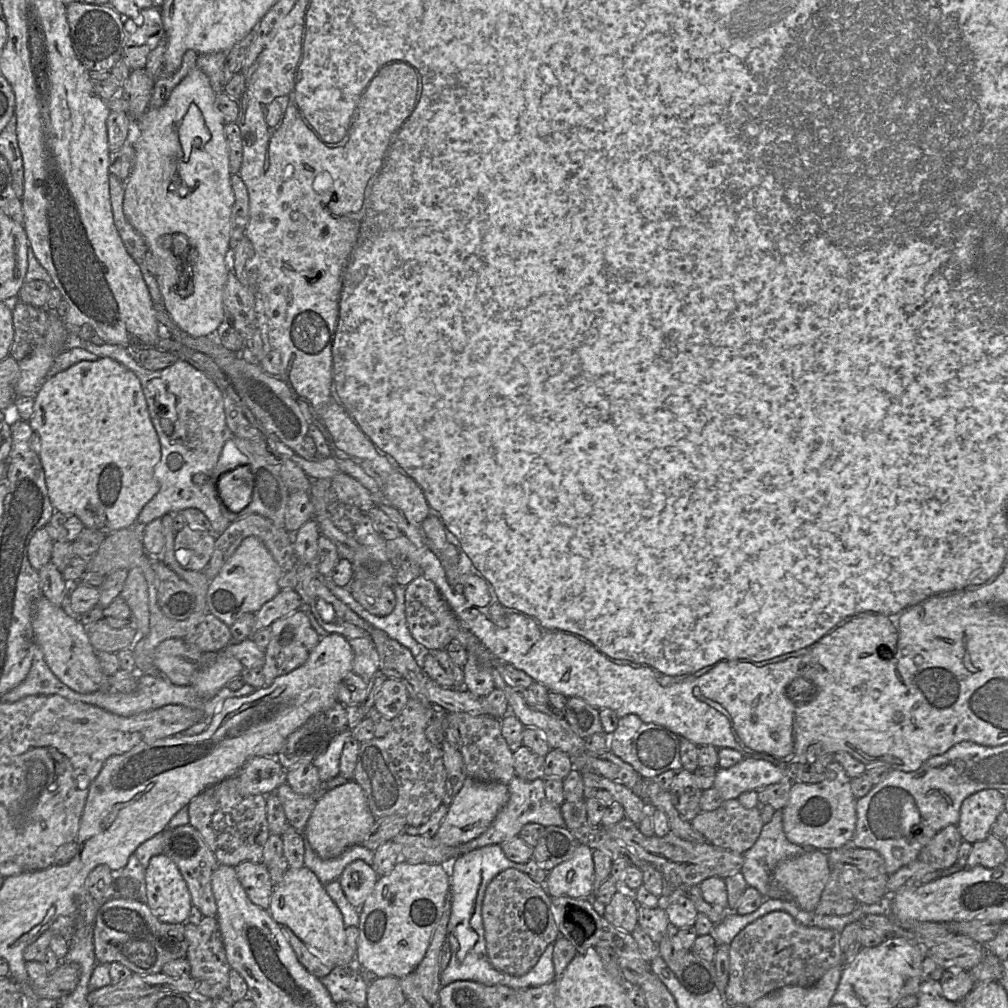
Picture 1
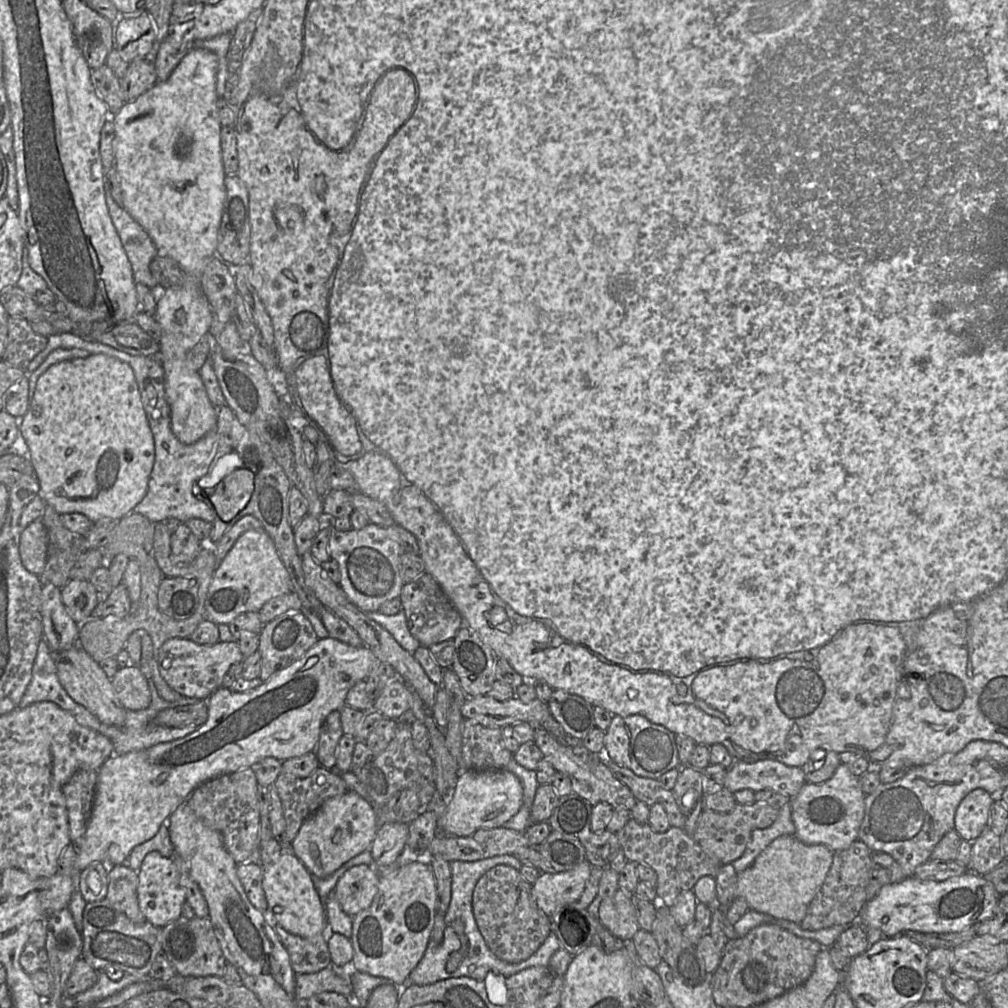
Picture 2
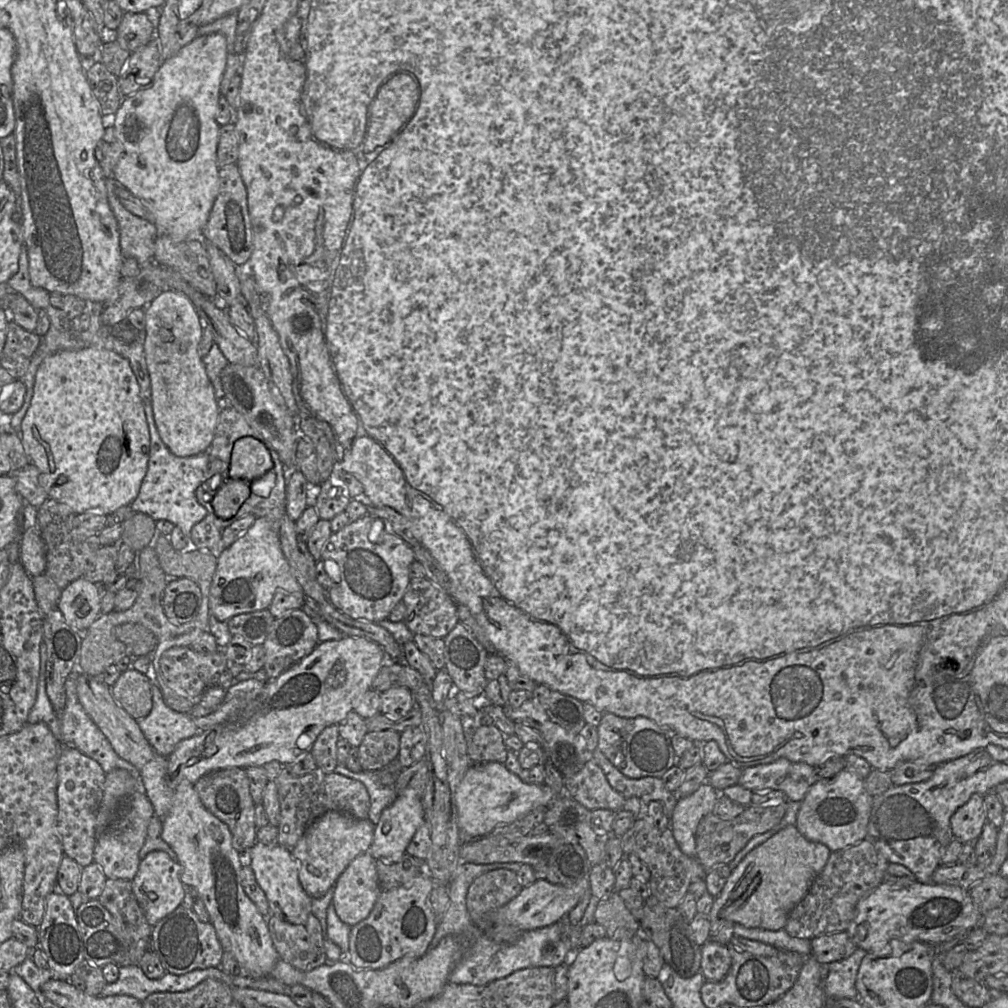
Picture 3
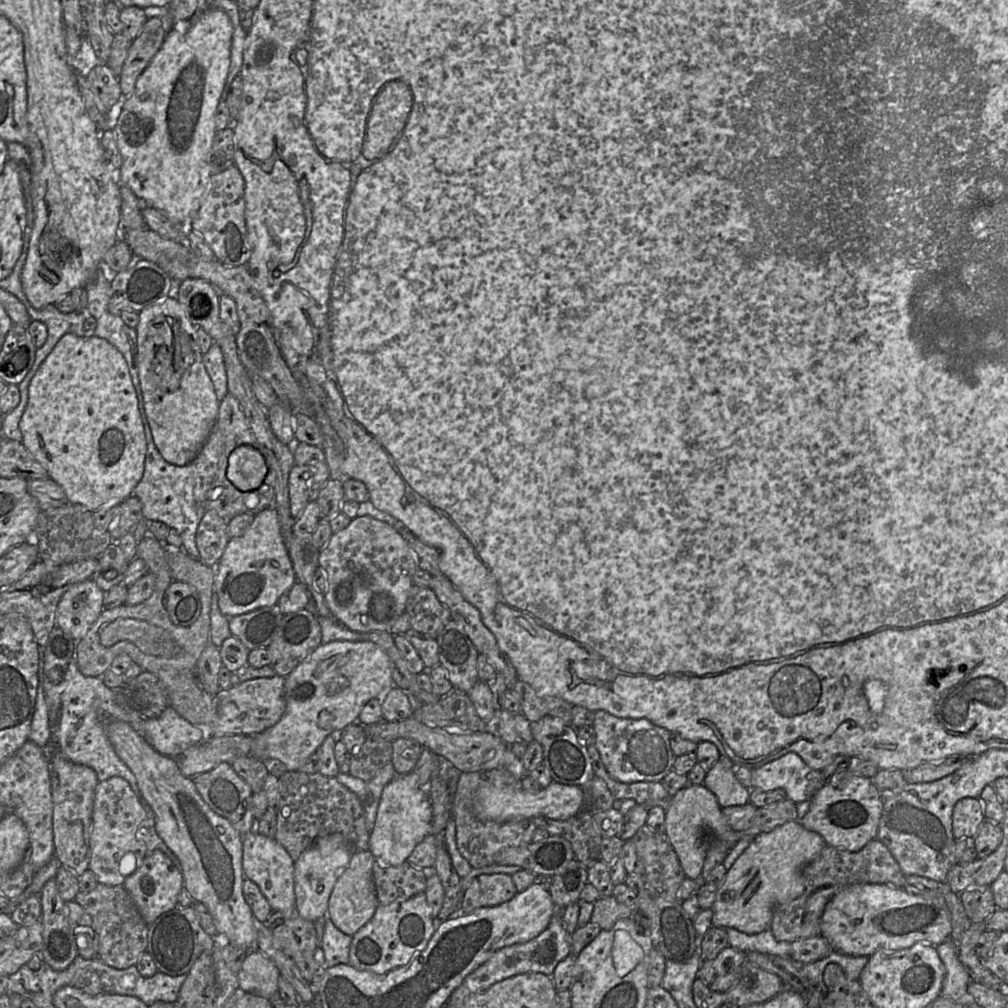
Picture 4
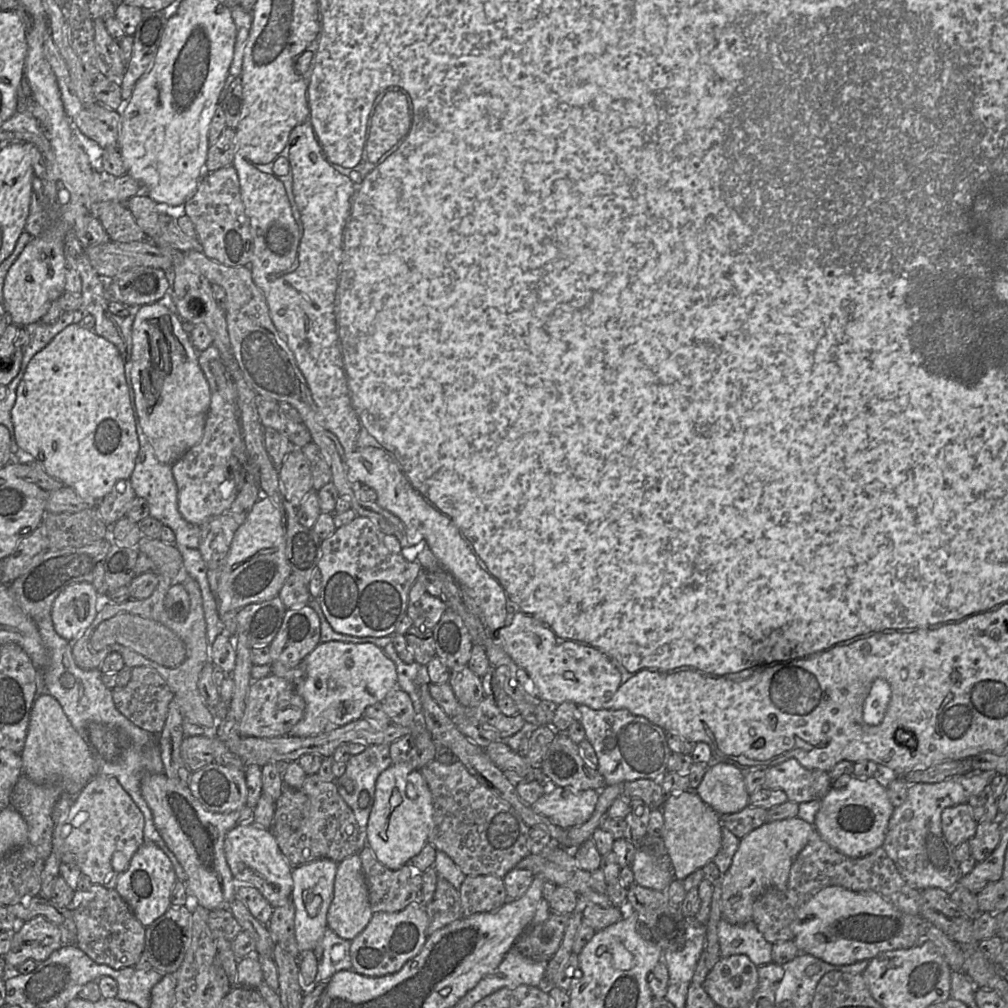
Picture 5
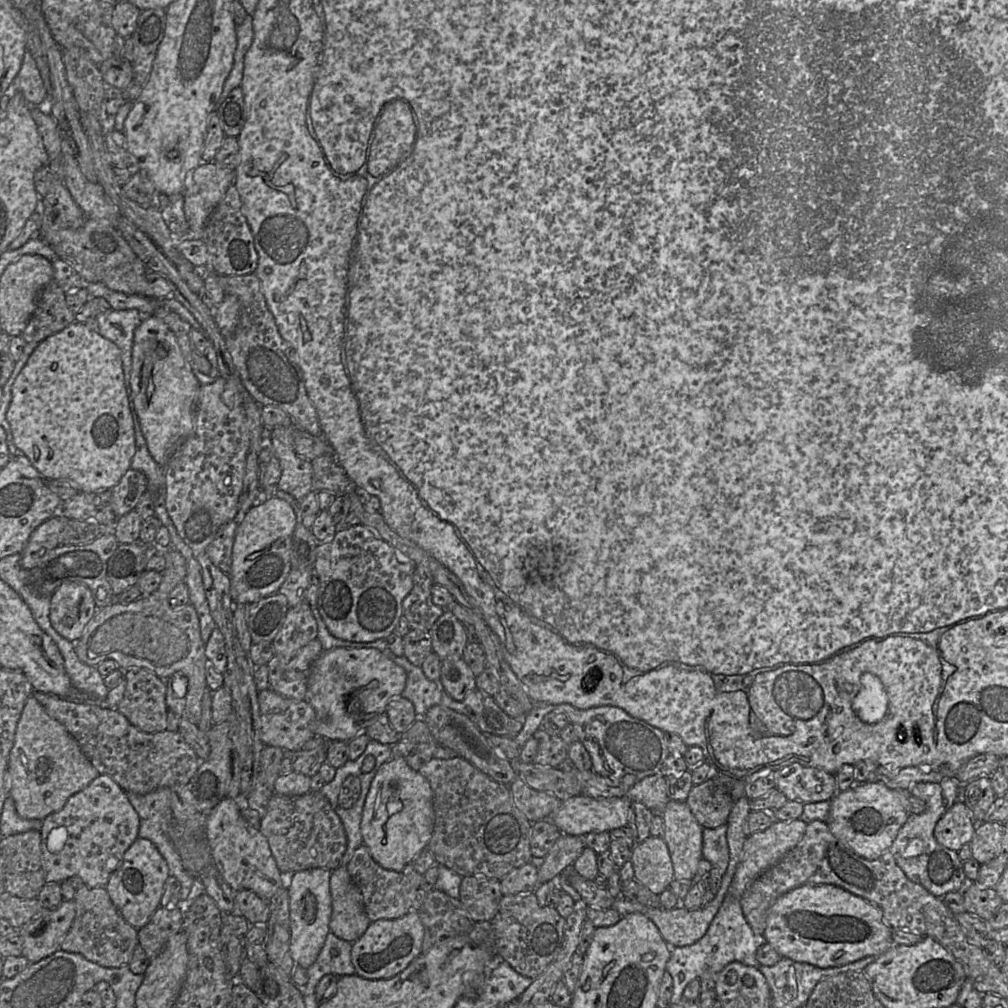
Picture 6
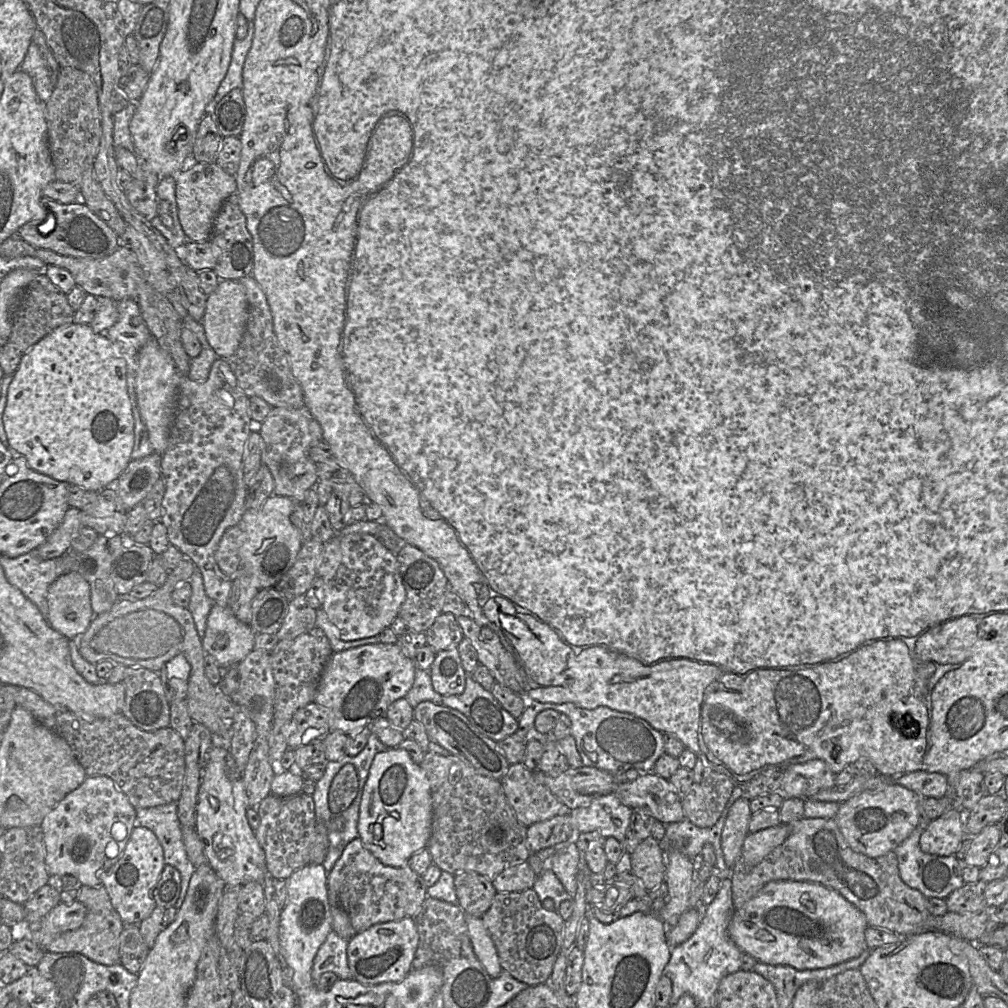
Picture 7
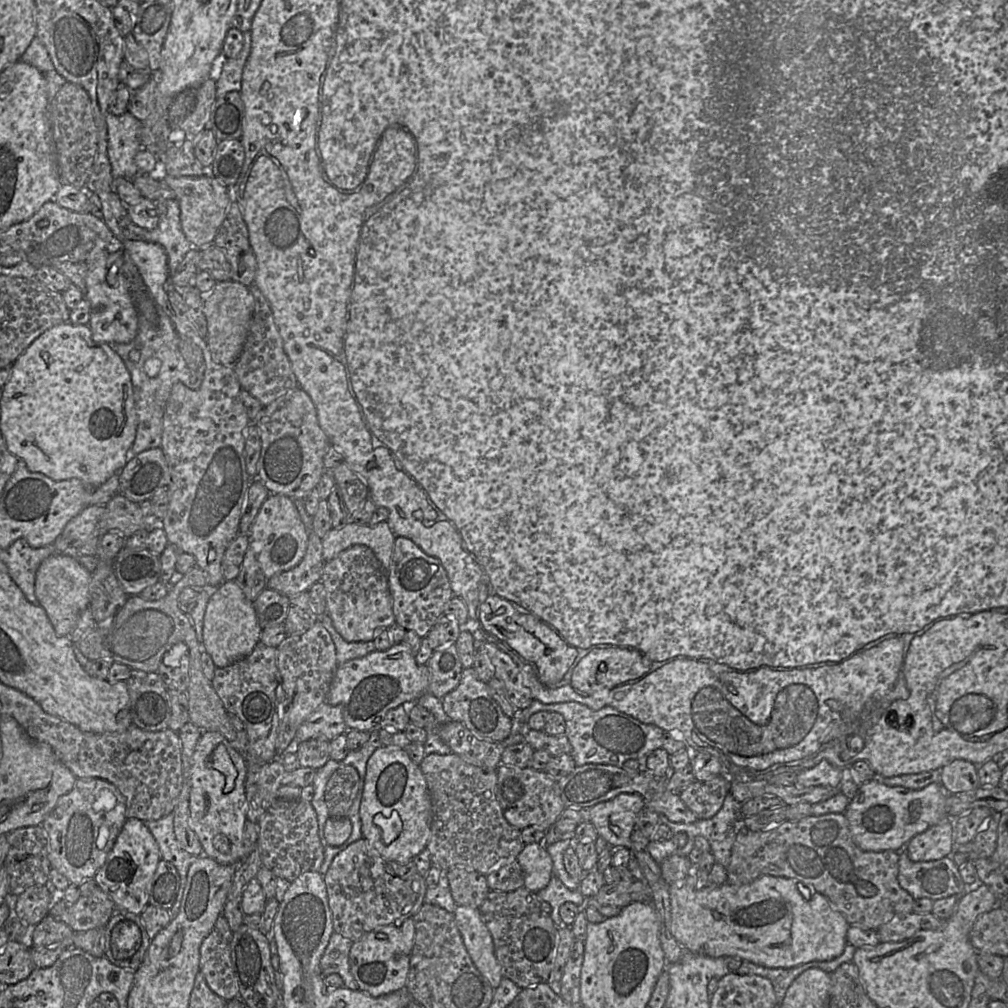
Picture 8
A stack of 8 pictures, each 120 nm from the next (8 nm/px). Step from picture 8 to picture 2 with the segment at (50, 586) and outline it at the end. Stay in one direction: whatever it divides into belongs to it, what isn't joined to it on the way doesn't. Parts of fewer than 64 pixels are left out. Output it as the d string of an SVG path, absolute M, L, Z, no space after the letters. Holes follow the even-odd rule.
M70 579L61 588L61 597L68 614L77 624L87 622L87 618L102 599L89 581L77 579Z

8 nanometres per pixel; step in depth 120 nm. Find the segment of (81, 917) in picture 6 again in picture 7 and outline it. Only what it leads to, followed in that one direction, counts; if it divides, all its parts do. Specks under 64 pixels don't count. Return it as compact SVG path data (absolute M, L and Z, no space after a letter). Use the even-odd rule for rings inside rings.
M83 886L79 888L77 900L86 907L86 916L82 925L75 930L67 931L56 937L45 949L52 953L74 952L105 966L120 963L119 938L124 922L114 909L105 887Z

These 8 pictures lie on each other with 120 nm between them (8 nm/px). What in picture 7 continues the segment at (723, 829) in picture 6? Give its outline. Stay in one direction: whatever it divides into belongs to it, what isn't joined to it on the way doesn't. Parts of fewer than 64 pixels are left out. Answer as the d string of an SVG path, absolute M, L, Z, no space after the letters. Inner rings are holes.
M735 786L732 795L717 823L709 828L700 828L688 819L665 824L666 833L659 842L661 849L666 853L669 850L677 850L690 859L702 853L704 844L710 843L715 851L715 873L723 881L731 876L731 868L726 865L721 847L722 830L732 804L743 796L744 786Z

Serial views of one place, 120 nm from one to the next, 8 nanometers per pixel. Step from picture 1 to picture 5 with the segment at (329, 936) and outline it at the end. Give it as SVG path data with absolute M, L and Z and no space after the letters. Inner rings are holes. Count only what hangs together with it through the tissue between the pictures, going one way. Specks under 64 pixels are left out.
M252 822L240 824L227 832L224 851L227 864L237 884L249 884L255 887L274 908L291 900L293 868L281 852L270 830Z

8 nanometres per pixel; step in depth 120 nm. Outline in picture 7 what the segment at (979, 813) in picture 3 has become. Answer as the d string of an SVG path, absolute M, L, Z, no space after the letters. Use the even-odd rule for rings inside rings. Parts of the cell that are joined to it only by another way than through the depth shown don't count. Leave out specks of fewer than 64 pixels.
M954 808L926 822L919 840L921 850L939 856L955 855L966 837L964 813L961 809Z

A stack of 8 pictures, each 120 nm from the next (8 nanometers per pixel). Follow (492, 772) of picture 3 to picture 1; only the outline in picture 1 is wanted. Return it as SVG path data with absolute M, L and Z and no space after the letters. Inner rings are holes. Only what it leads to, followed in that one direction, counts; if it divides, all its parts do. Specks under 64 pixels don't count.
M467 777L461 790L448 806L447 814L433 838L446 846L459 846L479 837L489 828L508 799L508 785L497 782L482 782Z

